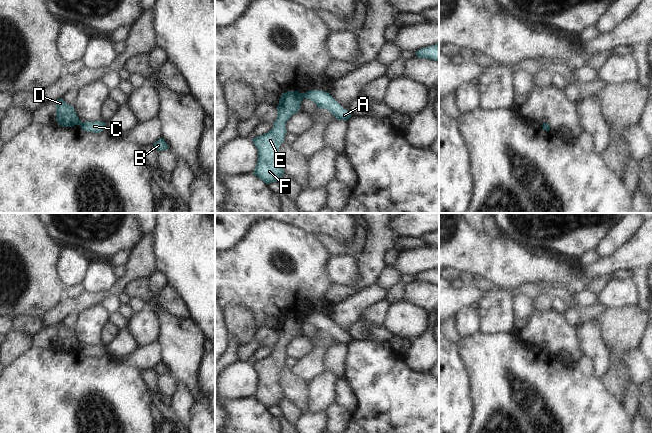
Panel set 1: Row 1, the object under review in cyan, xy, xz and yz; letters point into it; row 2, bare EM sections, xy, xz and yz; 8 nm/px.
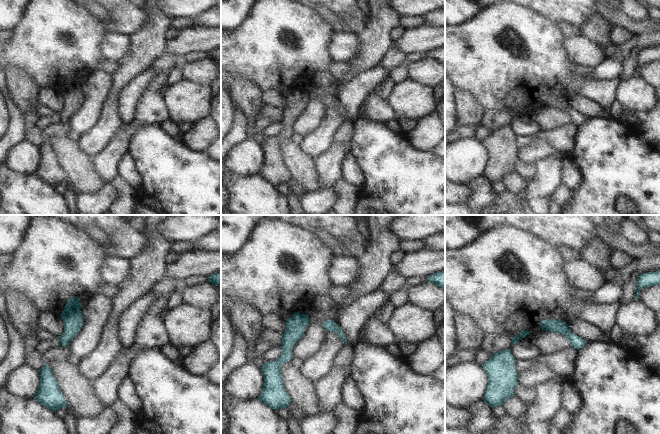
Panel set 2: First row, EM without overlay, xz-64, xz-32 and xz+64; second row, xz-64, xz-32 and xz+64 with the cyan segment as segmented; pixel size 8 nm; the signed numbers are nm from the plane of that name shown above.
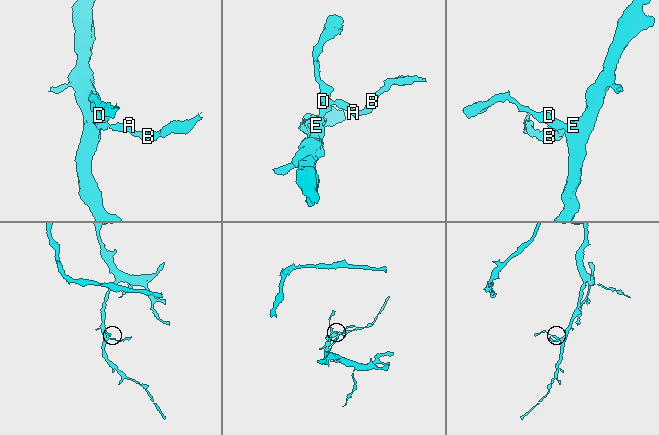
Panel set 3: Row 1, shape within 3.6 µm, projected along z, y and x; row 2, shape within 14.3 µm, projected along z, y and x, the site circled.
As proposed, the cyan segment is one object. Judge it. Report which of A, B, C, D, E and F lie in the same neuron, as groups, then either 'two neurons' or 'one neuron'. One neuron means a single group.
A B C / D E F | two neurons

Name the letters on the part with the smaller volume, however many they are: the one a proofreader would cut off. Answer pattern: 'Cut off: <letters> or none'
Cut off: A, B, C

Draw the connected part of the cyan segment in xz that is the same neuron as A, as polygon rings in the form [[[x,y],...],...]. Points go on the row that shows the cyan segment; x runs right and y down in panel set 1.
[[[310,90],[305,92],[306,99],[312,100],[318,108],[329,110],[337,120],[348,120],[352,114],[350,111],[344,109],[329,92],[322,90]]]

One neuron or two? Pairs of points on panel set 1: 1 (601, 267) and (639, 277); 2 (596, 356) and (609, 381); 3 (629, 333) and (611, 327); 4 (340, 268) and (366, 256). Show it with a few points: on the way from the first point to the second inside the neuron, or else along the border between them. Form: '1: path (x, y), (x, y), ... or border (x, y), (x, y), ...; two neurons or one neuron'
1: path (611, 265), (630, 265), (632, 267); one neuron
2: border (610, 351), (610, 369), (602, 378); two neurons
3: path (625, 332), (620, 327), (615, 327); one neuron
4: border (351, 255), (356, 269), (356, 278), (352, 284); two neurons

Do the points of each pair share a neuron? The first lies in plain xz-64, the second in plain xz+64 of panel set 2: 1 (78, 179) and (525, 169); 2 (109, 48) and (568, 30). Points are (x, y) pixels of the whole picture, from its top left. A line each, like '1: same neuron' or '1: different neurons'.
1: same neuron
2: different neurons

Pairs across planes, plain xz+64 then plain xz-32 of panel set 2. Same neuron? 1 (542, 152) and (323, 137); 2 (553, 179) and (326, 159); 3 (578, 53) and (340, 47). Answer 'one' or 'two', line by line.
1: one
2: one
3: one

